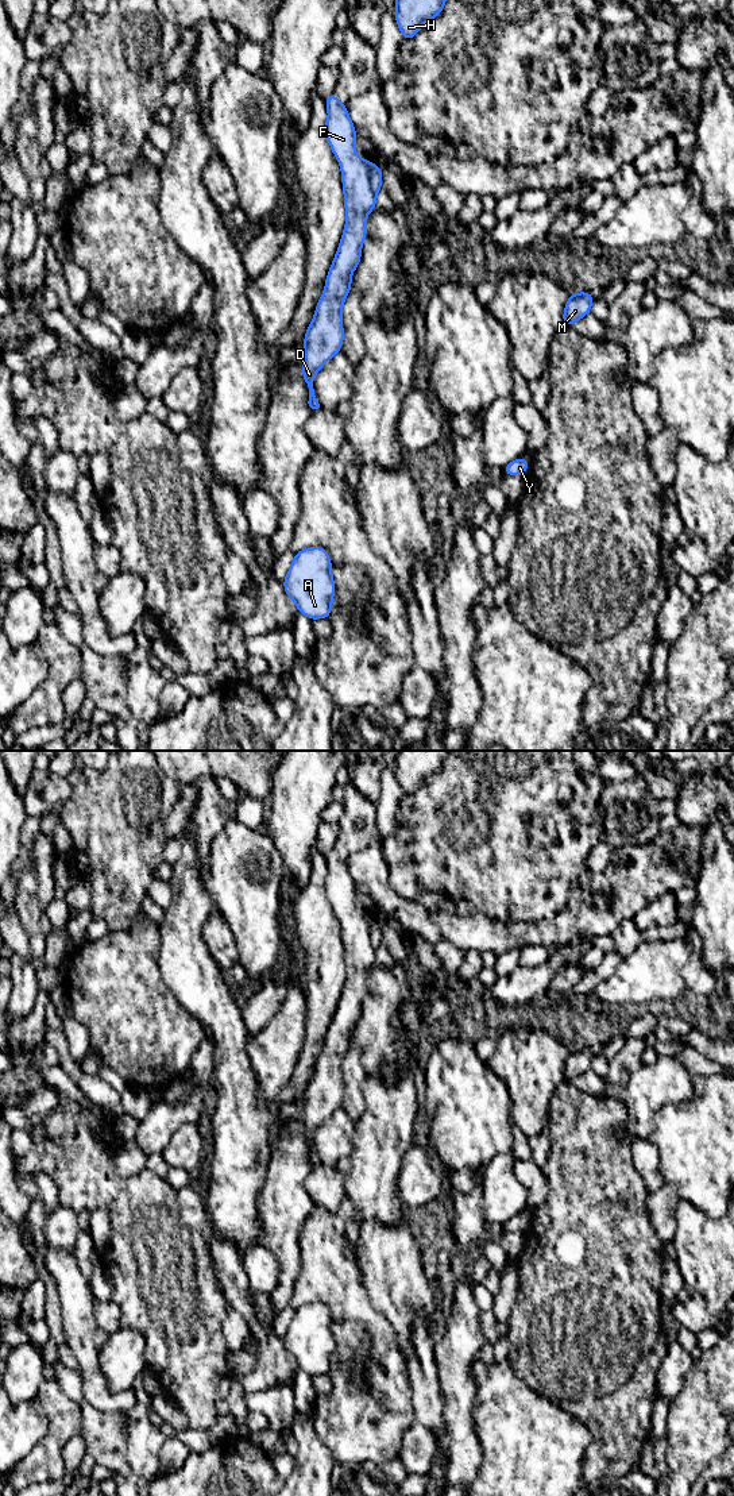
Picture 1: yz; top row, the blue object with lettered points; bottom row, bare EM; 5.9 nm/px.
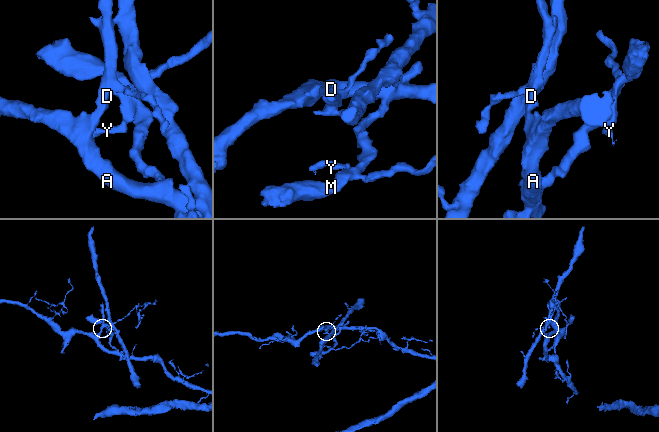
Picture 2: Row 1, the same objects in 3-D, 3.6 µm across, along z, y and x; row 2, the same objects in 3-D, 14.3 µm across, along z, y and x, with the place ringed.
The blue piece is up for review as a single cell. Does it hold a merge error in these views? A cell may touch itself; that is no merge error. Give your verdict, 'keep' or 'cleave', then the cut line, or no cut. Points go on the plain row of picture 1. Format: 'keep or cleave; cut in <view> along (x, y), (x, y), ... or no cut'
cleave; cut in yz along (369, 918), (369, 939), (375, 949)

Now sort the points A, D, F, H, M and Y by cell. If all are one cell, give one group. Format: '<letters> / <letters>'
A D F M Y / H

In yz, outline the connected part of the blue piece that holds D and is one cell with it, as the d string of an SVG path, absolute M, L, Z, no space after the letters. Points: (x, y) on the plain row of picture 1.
M335 849L327 853L328 899L341 924L345 983L337 1009L328 1027L322 1053L317 1059L314 1073L304 1092L302 1136L309 1144L309 1163L320 1164L313 1137L317 1127L341 1107L344 1086L341 1067L348 1048L352 1045L351 1030L358 1025L362 1000L367 992L367 971L376 964L376 949L370 940L370 918L356 911L356 890L345 860Z

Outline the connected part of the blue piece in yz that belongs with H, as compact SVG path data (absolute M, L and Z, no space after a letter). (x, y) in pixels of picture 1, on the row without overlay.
M397 751L395 776L402 797L416 793L425 778L437 774L448 751Z

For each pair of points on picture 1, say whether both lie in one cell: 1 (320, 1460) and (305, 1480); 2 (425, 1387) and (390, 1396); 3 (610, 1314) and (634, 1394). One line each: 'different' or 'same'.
1: same
2: different
3: same

